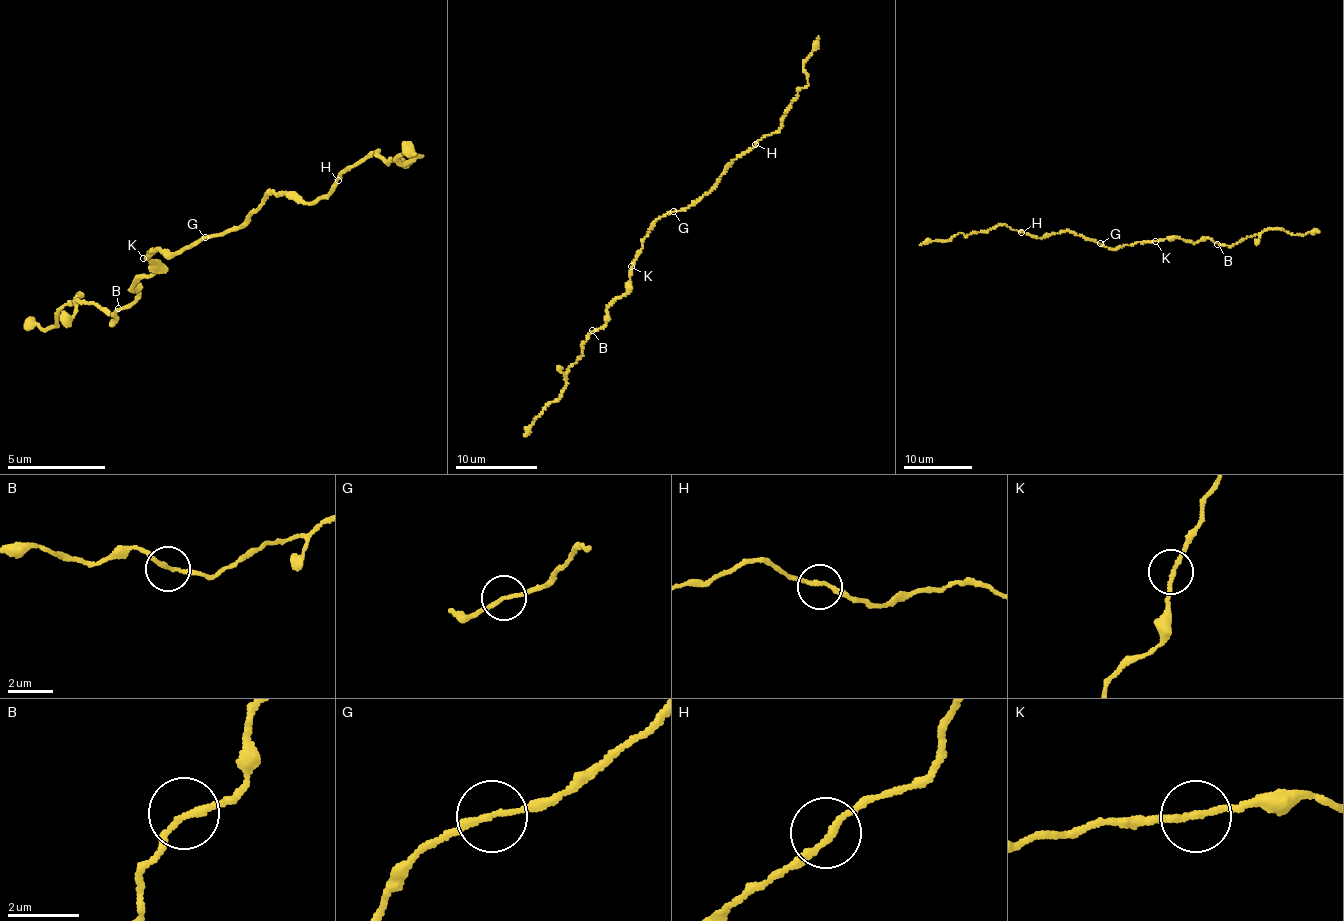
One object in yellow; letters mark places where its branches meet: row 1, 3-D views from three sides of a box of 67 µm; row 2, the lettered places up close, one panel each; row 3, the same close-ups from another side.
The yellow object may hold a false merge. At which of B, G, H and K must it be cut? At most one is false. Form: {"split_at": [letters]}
{"split_at": ["B"]}

